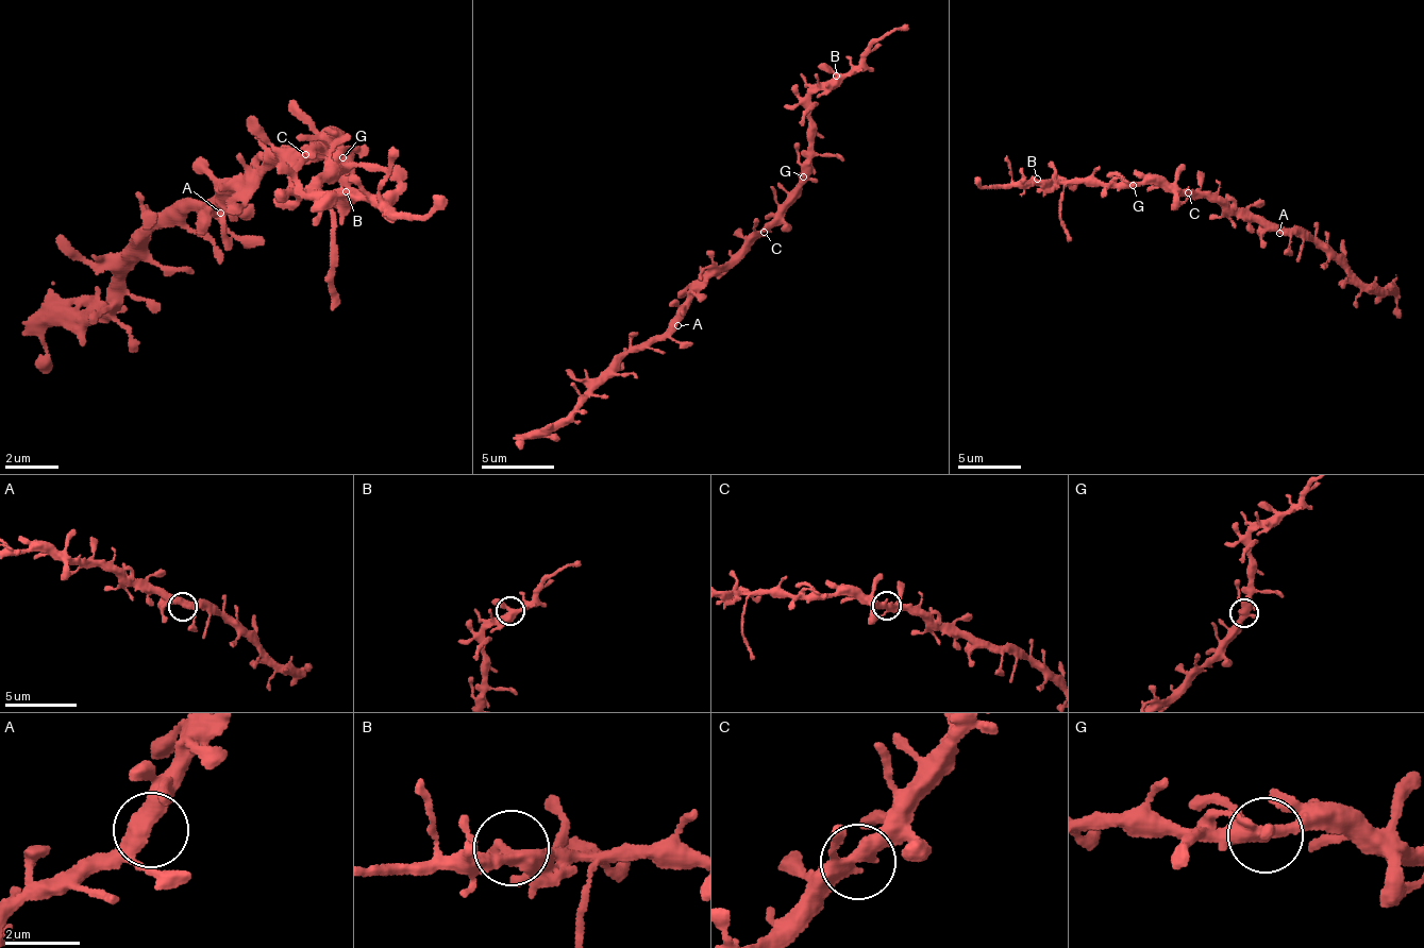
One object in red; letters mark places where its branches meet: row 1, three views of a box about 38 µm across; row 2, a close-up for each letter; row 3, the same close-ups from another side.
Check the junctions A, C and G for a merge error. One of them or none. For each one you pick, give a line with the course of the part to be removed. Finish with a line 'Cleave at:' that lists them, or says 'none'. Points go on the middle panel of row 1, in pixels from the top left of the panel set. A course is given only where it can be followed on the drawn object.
Cleave at: none

